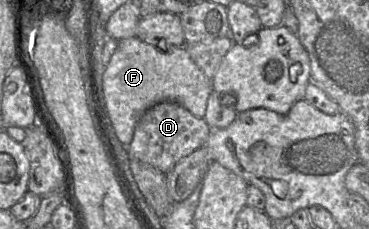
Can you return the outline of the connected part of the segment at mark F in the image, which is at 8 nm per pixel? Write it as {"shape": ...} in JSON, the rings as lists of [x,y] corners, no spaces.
{"shape":[[[135,36],[118,40],[118,47],[103,74],[103,91],[116,135],[128,146],[143,113],[157,103],[176,102],[194,116],[203,118],[212,88],[211,81],[192,61],[185,46],[160,50]]]}

